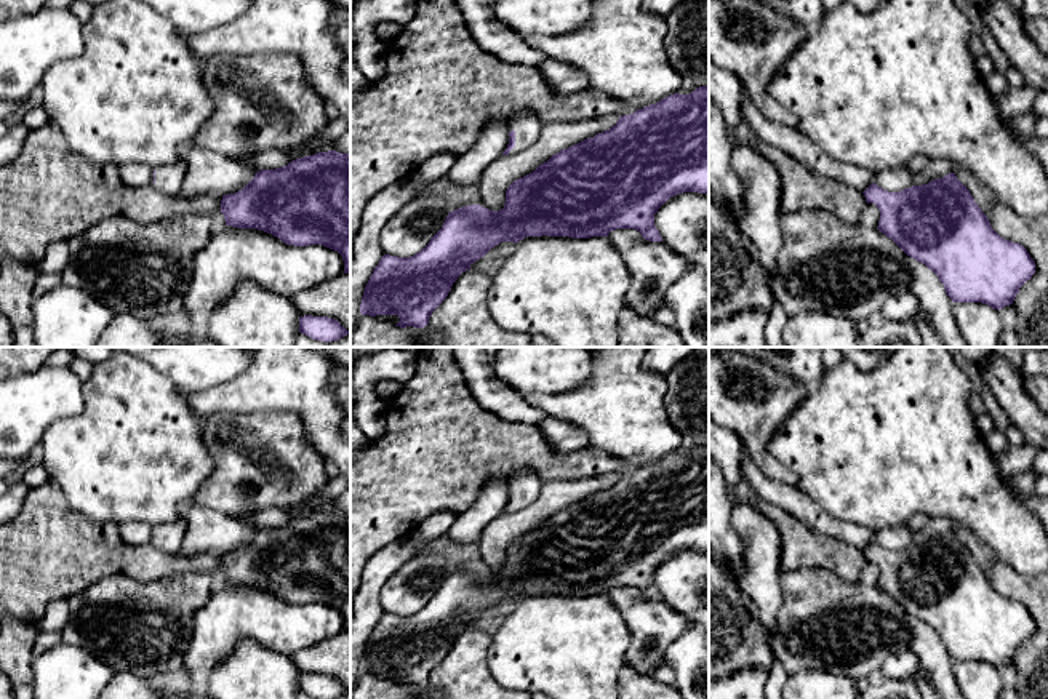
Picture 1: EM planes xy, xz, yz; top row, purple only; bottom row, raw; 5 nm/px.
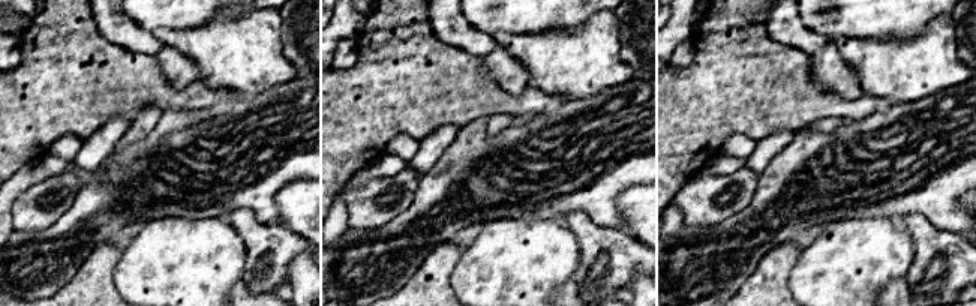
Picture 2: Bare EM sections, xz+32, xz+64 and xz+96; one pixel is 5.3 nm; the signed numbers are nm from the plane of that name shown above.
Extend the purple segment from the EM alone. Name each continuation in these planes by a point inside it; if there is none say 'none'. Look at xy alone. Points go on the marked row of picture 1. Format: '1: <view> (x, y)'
1: xy (168, 178)

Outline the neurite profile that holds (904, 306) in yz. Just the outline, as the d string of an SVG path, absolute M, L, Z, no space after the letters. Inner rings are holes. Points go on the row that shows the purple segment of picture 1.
M906 291L888 298L874 322L904 322L910 320L918 314L920 302L915 294Z

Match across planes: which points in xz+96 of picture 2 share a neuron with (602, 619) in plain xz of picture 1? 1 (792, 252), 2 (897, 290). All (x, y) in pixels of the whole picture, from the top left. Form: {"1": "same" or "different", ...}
{"1": "different", "2": "different"}

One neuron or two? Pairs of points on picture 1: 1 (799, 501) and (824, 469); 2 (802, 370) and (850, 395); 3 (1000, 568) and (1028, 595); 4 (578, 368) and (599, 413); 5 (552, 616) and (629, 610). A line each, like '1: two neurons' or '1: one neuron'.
1: two neurons
2: two neurons
3: one neuron
4: two neurons
5: two neurons

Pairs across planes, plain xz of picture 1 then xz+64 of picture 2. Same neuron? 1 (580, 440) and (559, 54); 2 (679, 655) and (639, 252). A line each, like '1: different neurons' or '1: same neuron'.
1: different neurons
2: different neurons

